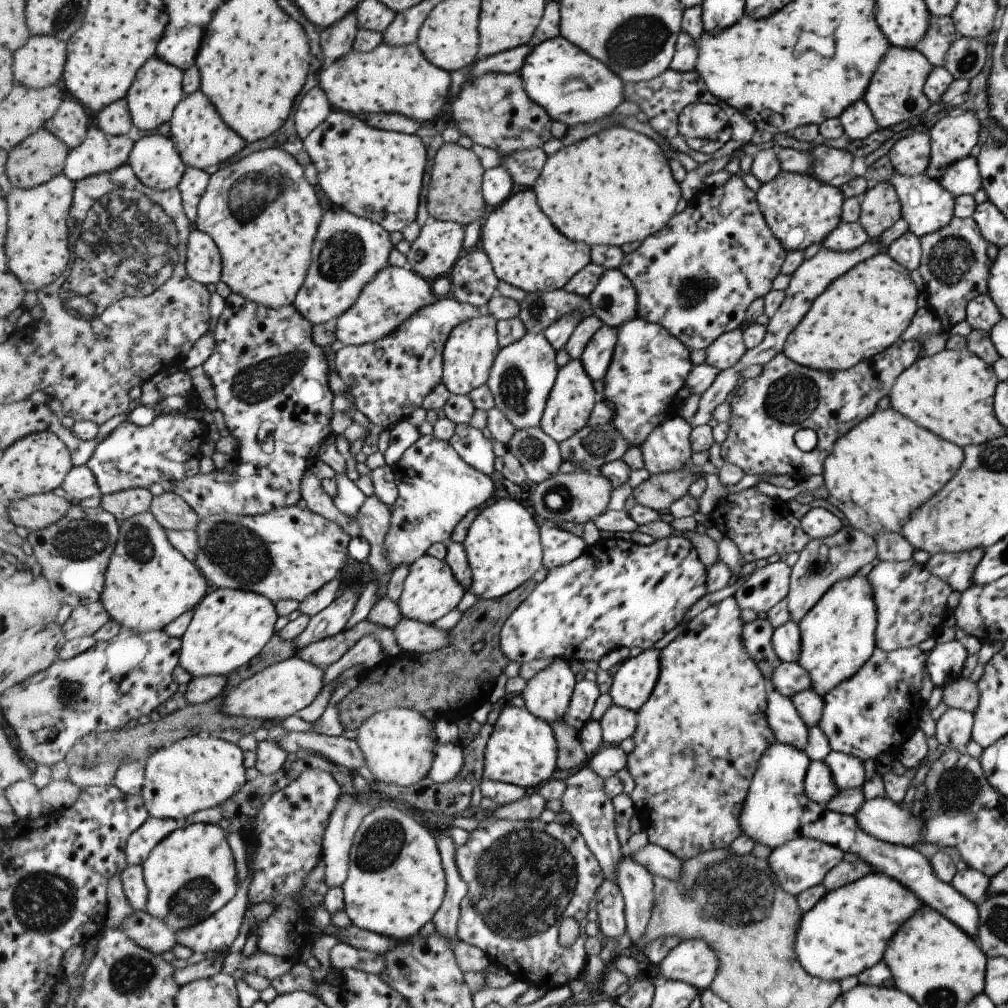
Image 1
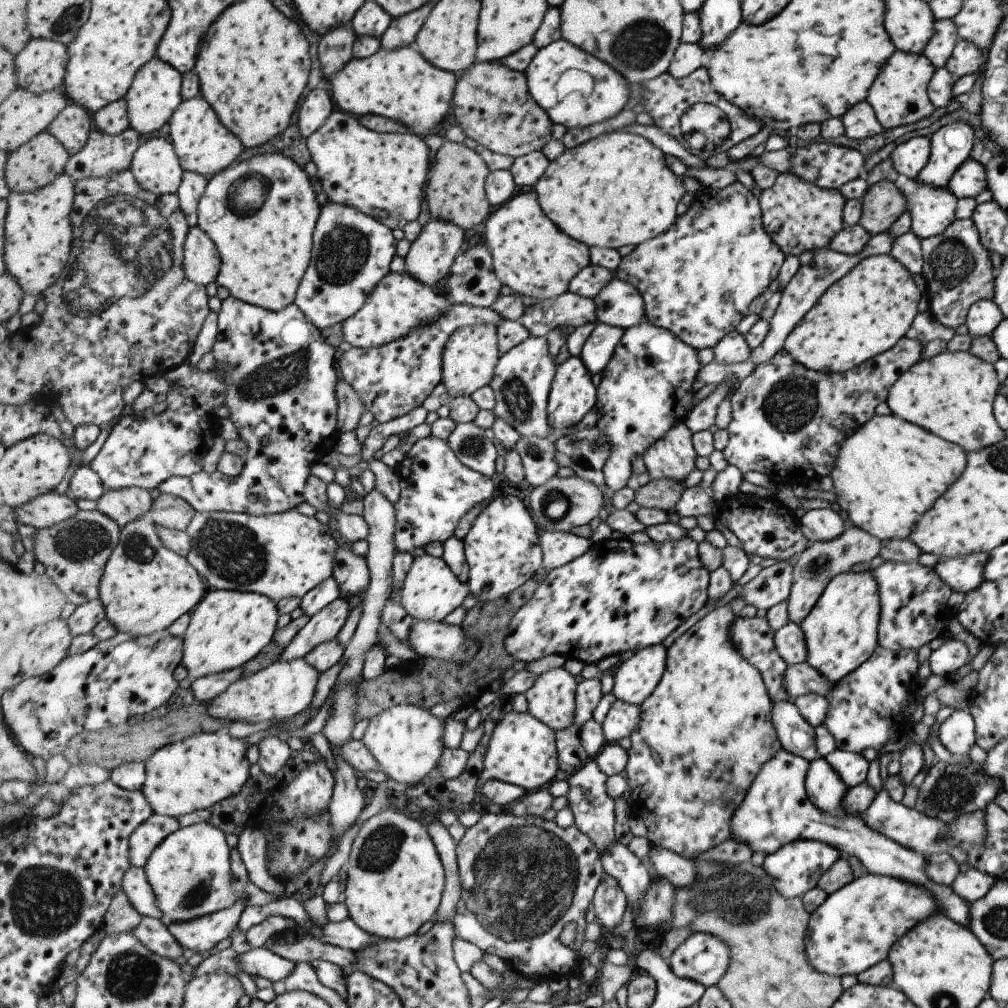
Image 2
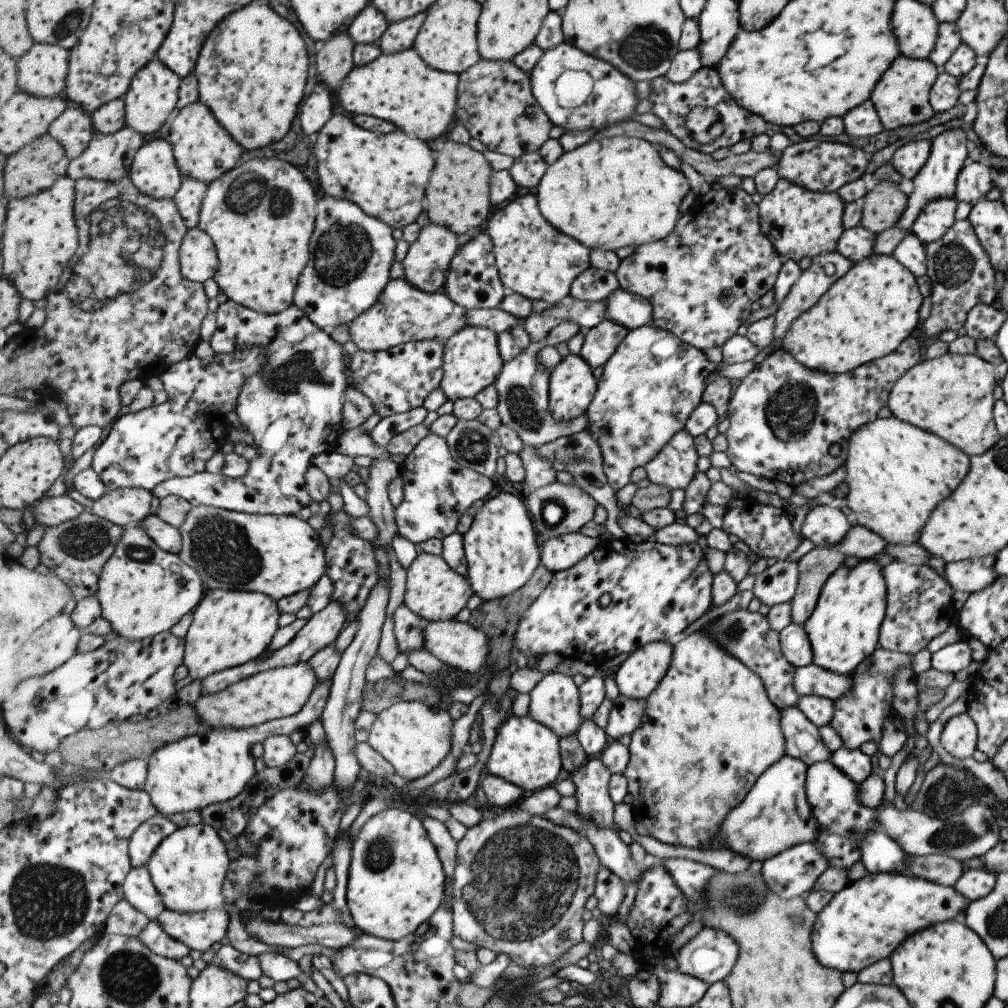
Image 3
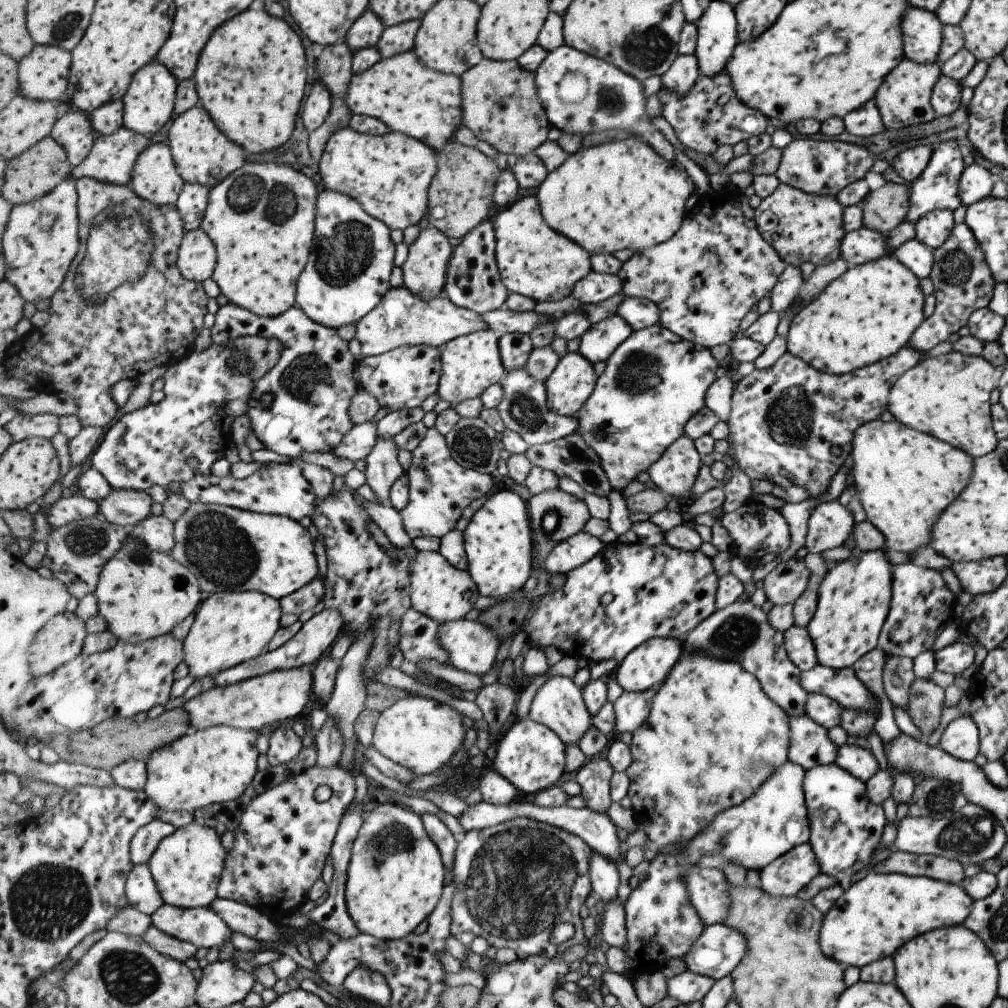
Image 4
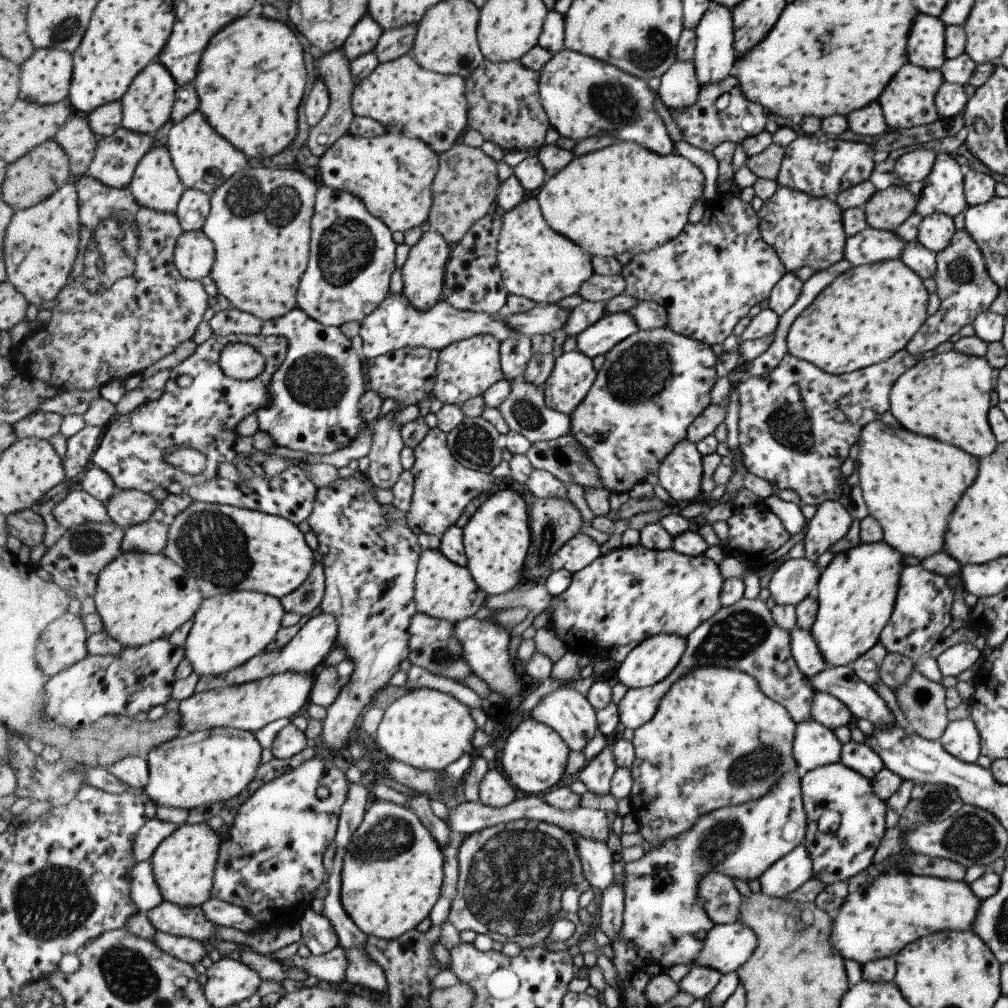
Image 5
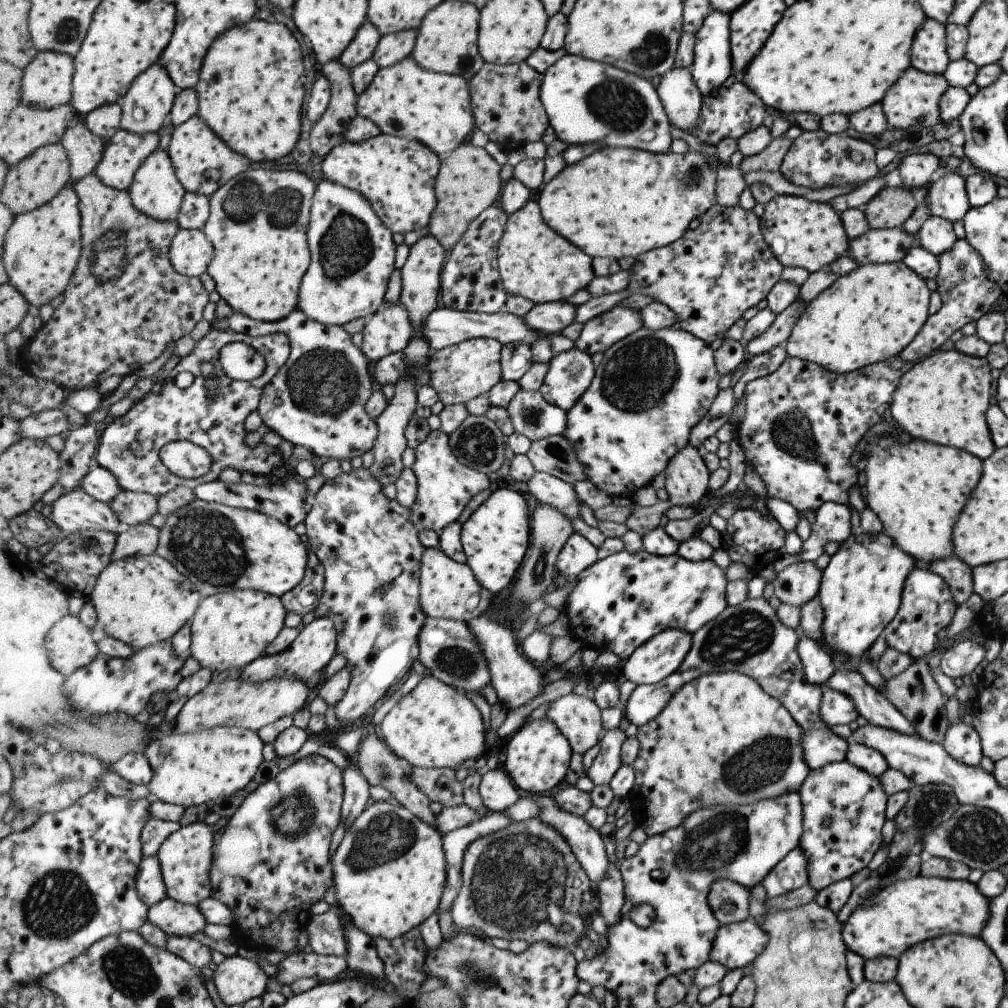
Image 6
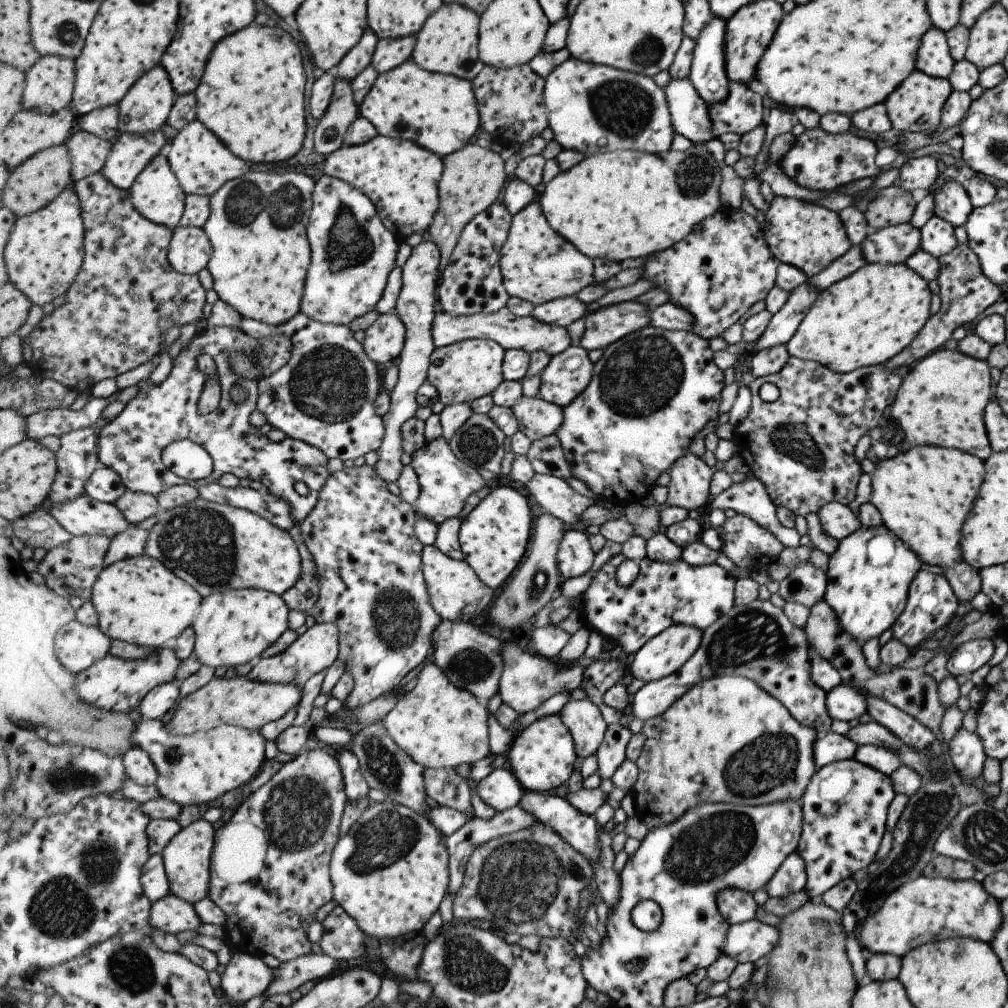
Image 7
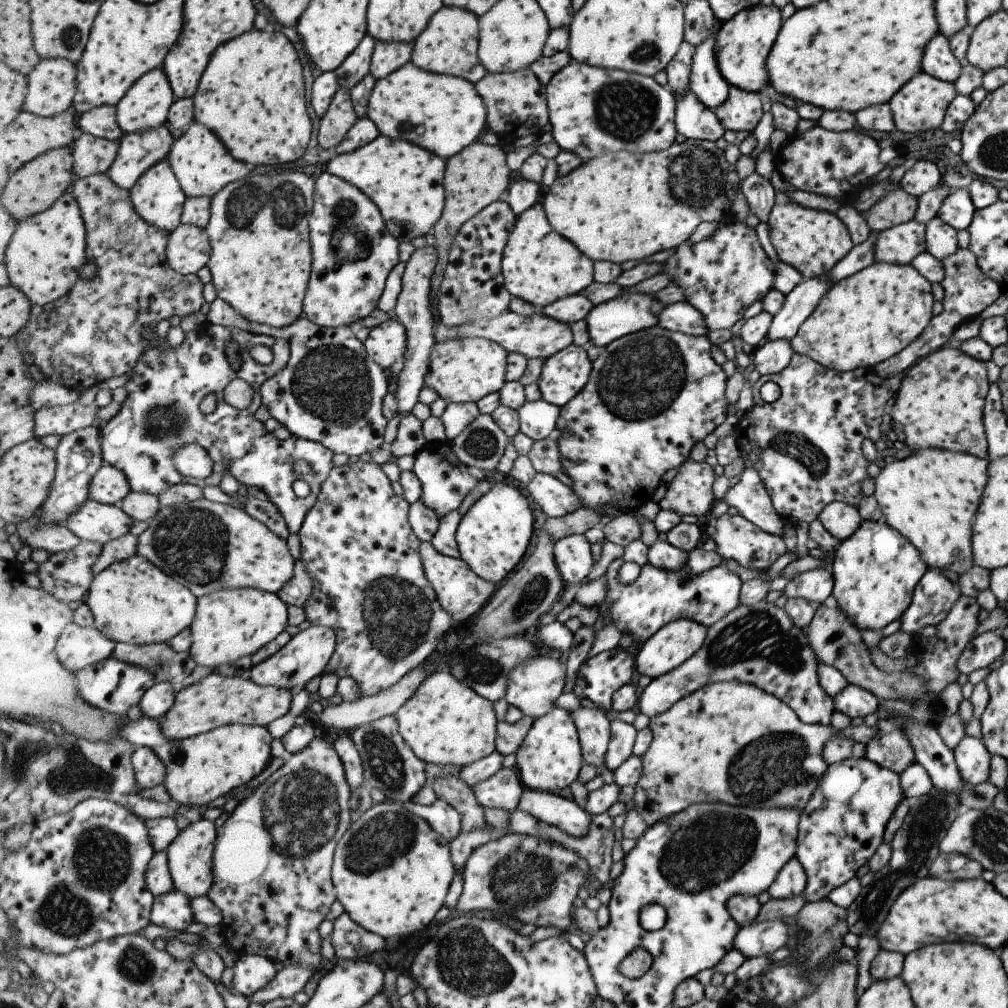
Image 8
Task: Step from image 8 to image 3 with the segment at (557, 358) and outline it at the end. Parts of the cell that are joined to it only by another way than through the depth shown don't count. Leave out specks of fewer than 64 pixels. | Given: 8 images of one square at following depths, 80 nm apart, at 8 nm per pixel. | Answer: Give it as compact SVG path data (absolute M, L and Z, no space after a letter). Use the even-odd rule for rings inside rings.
M570 353L553 370L550 378L550 410L558 421L583 418L594 400L598 380L583 355Z

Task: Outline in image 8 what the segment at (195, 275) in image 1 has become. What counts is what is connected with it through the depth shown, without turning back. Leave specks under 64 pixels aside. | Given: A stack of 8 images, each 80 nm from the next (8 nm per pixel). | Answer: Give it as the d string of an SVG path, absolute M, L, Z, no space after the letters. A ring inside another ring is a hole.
M181 224L170 234L167 249L169 264L182 275L195 275L208 266L213 243L206 229Z

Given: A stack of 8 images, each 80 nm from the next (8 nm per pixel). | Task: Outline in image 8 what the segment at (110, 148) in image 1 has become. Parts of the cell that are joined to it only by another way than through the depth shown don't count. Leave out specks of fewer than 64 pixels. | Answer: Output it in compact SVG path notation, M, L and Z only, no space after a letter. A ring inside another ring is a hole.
M164 125L141 133L124 133L118 157L107 173L119 186L130 191L143 173L169 158L177 141Z

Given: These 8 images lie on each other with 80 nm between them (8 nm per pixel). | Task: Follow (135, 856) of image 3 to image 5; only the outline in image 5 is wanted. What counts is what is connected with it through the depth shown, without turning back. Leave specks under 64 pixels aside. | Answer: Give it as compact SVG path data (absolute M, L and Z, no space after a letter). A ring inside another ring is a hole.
M155 817L150 820L138 834L134 844L136 859L139 861L151 861L159 845L170 837L179 827L172 822L163 822Z

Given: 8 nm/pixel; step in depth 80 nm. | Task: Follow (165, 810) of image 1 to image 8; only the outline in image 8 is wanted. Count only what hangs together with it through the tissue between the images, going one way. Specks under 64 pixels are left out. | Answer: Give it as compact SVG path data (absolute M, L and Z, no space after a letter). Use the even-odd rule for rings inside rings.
M143 717L136 721L125 719L118 730L135 748L152 748L167 765L164 785L178 806L209 806L233 788L242 788L246 782L259 776L273 760L269 728L261 725L225 725L218 729L175 741L163 734L161 721Z

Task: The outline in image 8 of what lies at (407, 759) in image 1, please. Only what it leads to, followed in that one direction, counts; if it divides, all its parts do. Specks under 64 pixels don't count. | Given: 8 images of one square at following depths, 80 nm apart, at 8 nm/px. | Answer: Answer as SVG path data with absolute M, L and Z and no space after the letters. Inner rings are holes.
M440 670L433 673L430 677L427 677L427 680L423 681L423 684L420 684L420 687L416 690L416 693L405 703L405 706L397 712L395 715L399 719L400 731L404 736L404 739L414 748L414 751L418 754L418 757L425 762L430 762L433 764L441 764L441 766L455 766L464 767L465 765L473 764L486 756L489 756L491 753L494 753L497 750L496 740L498 739L498 724L497 714L495 714L495 706L493 706L493 701L485 698L483 695L476 693L467 683L464 683L462 679L457 678L454 674L451 674L451 671Z

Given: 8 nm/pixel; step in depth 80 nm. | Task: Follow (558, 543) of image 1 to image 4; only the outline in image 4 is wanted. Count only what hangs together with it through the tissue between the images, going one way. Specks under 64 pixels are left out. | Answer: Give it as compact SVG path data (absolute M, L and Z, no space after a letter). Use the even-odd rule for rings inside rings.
M583 530L560 542L549 554L544 564L552 574L569 573L587 564L605 548L605 543L595 535Z

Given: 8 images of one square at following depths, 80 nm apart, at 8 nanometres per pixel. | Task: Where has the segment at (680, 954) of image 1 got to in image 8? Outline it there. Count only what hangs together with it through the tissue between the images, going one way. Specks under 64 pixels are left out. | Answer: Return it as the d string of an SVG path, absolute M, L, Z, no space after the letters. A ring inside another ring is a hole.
M781 919L752 922L739 931L734 948L746 954L747 958L773 954L781 946L786 946L790 930Z

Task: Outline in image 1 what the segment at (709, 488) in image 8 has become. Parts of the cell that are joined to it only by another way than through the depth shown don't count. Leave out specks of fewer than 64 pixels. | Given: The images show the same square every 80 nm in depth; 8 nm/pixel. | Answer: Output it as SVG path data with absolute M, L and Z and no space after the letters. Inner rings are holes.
M674 414L651 433L641 446L650 475L675 472L690 464L693 430L690 422Z

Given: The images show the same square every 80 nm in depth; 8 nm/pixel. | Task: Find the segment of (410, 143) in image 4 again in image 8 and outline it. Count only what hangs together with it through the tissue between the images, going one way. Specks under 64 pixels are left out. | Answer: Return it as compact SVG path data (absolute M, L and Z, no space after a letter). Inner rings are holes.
M379 135L371 144L360 148L352 153L337 154L329 161L326 170L334 175L347 179L347 182L354 183L359 190L374 199L379 206L382 215L386 219L391 234L399 239L400 243L409 243L417 236L427 239L427 234L433 234L439 219L446 208L446 176L447 160L438 154L432 153L407 139L392 139L385 135Z

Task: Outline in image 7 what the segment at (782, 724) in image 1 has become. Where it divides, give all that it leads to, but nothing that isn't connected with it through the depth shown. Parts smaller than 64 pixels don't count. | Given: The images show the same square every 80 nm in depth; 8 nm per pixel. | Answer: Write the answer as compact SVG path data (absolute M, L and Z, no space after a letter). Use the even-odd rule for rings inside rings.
M833 732L816 736L812 747L814 761L818 768L829 763L853 759L856 748L857 745L846 735L838 735Z

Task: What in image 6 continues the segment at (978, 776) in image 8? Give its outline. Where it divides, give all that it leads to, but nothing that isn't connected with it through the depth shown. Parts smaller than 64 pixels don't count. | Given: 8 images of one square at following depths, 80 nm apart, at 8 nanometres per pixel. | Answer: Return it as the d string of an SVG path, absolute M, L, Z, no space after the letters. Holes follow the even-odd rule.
M960 720L949 722L941 745L959 764L977 767L981 760L982 748L979 735L971 725L967 726Z

